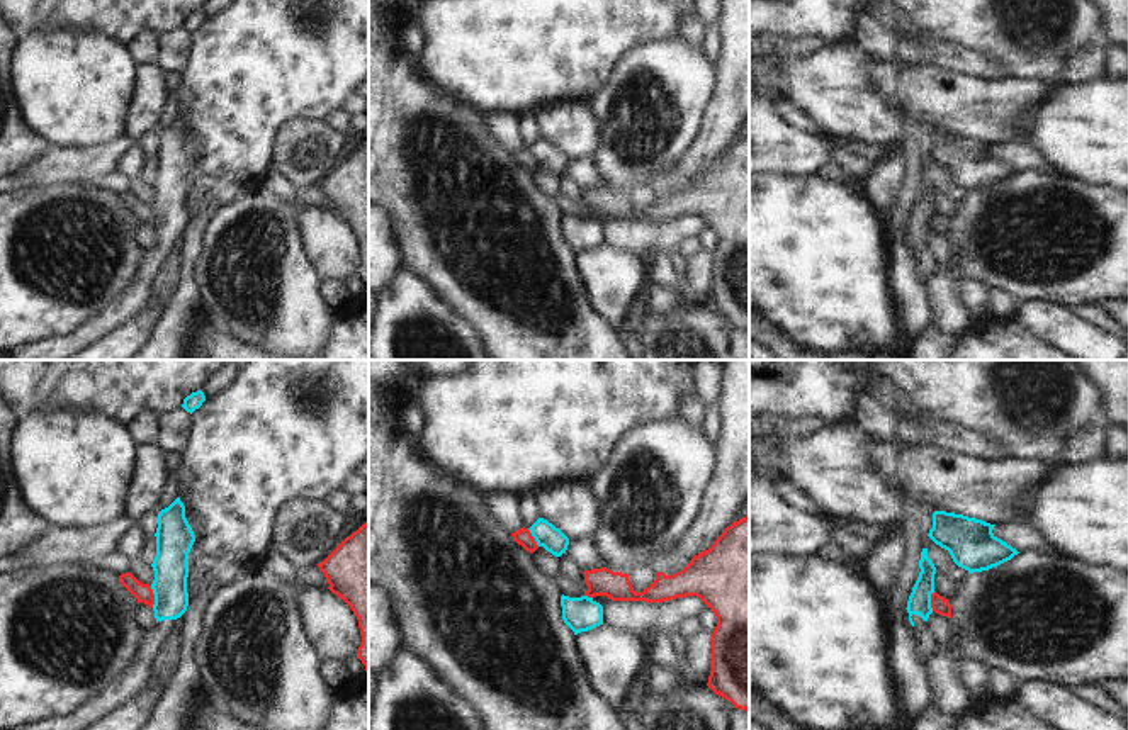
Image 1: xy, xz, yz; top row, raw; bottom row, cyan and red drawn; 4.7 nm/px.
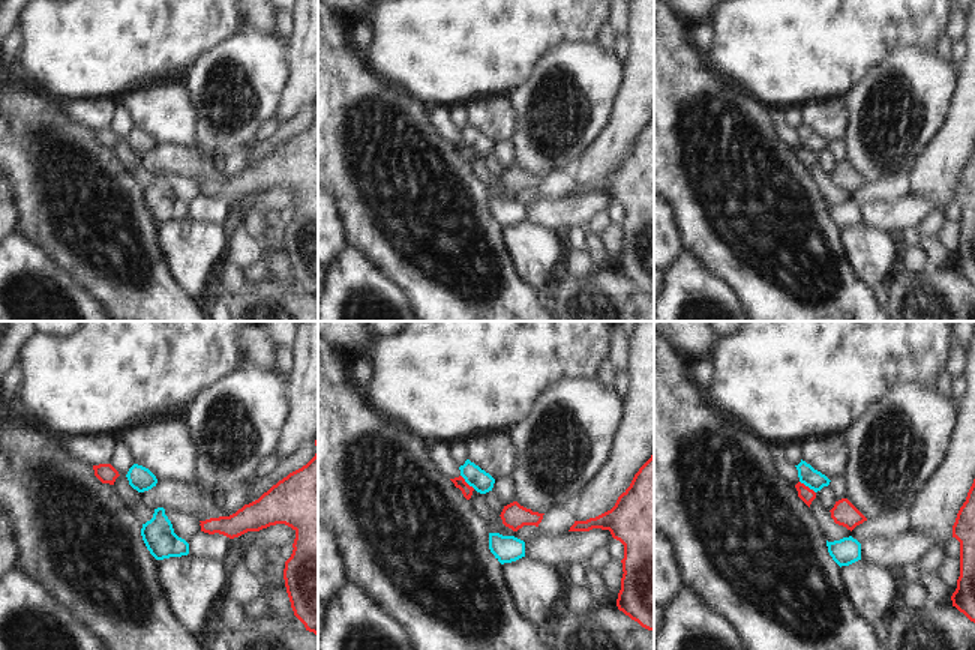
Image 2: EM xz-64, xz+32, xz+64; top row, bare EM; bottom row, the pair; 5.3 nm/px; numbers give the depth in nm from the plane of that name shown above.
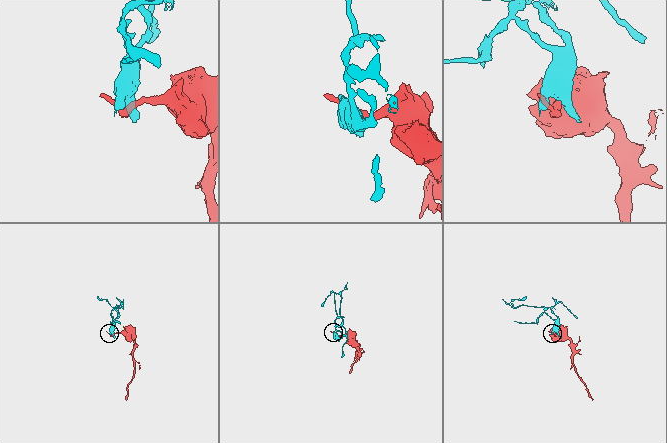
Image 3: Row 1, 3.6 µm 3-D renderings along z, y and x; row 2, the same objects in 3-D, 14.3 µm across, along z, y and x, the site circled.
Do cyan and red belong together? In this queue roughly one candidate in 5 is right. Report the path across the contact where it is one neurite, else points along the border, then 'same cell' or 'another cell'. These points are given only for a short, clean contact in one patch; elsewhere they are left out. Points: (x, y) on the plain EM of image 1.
along xy (150, 206), (153, 226) | another cell

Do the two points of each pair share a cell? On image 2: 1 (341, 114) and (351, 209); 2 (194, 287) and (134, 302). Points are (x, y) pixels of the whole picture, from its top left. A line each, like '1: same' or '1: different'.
1: same
2: different

